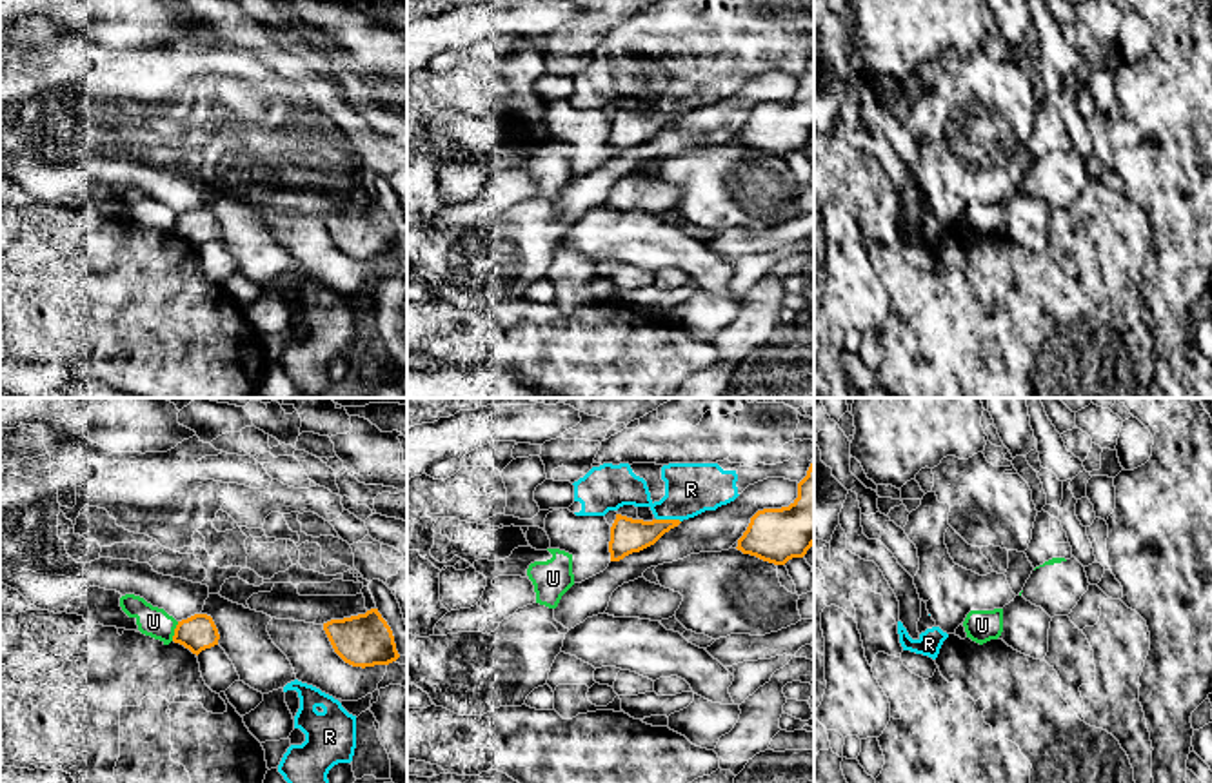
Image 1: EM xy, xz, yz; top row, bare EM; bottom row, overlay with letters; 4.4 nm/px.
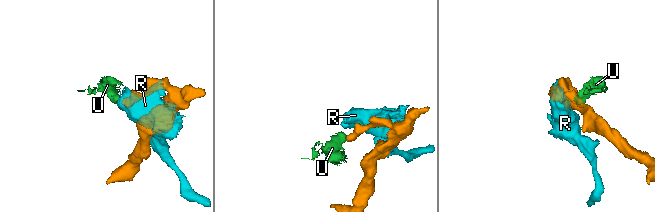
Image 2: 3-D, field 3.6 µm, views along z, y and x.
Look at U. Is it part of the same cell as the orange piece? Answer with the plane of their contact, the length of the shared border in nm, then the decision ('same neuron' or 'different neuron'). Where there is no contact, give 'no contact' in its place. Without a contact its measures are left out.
contact in xy; length 90 nm; different neuron

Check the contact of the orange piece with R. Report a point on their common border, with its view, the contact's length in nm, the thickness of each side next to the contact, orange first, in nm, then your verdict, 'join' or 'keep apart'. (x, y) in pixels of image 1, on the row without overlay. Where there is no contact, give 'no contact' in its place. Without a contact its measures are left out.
meets orange in xz at (669, 113); contact 110 nm long; 150 nm thick on the orange side, 220 nm on the other; keep apart

